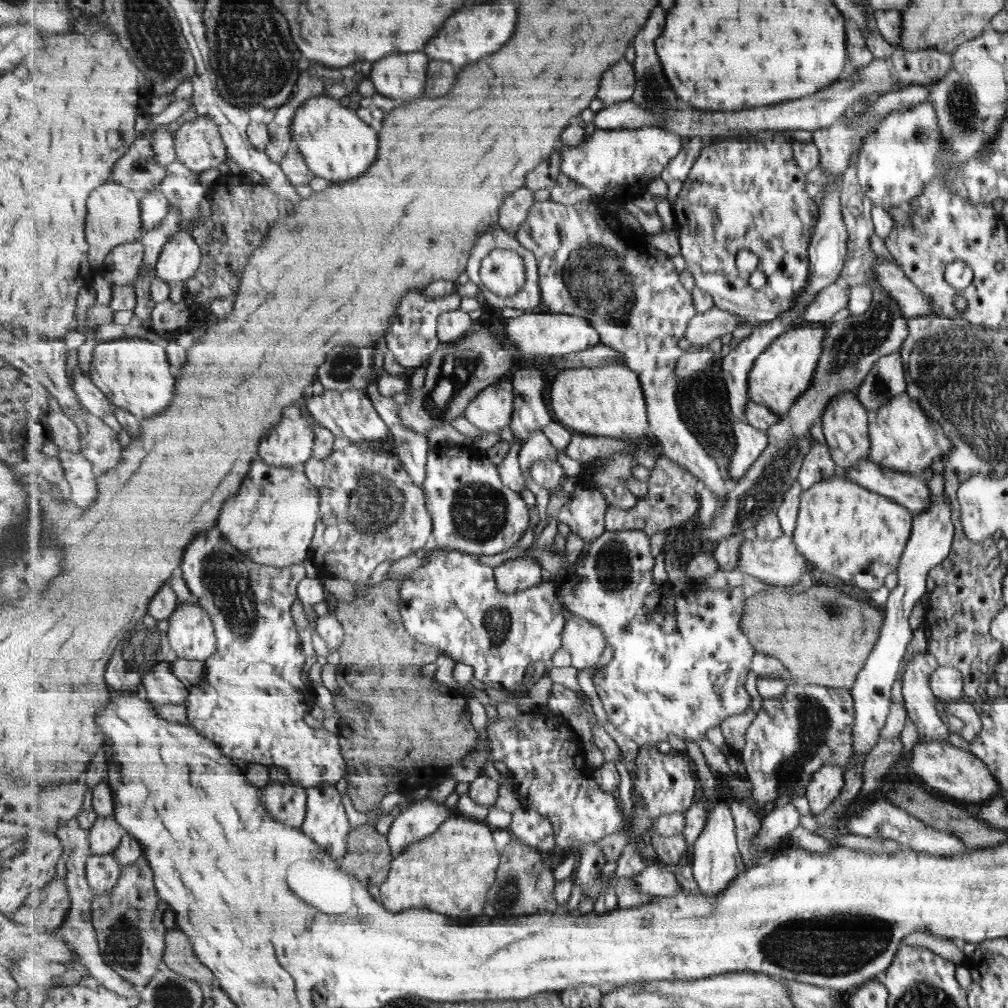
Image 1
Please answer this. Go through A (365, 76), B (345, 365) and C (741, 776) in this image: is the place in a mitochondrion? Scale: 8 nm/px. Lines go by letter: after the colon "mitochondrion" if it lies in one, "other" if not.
A: other
B: mitochondrion
C: other

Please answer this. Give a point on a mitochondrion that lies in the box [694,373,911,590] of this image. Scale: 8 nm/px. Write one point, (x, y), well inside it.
(767, 487)

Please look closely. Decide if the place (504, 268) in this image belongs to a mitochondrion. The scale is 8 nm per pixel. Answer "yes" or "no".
yes

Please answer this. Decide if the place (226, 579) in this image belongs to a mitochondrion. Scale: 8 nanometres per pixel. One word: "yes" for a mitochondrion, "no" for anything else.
yes

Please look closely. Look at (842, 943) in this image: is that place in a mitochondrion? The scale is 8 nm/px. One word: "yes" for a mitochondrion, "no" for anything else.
yes

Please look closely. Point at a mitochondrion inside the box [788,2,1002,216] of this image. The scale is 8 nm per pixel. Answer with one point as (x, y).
(961, 106)

